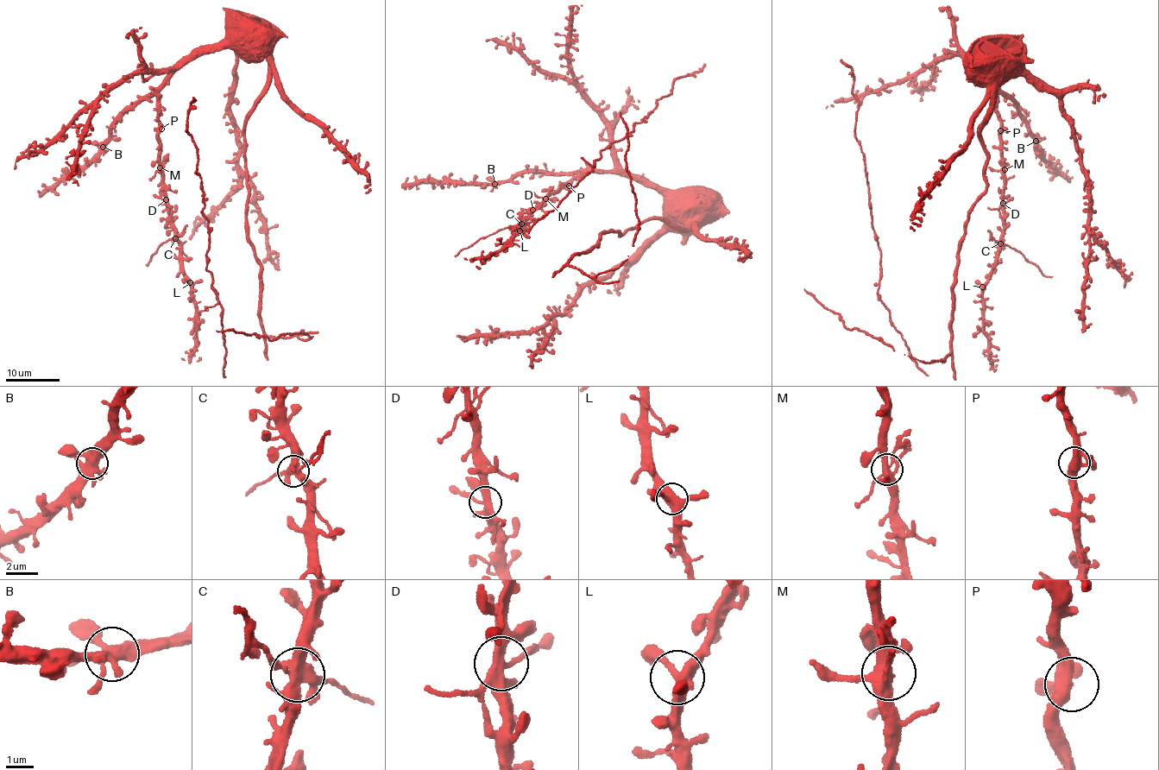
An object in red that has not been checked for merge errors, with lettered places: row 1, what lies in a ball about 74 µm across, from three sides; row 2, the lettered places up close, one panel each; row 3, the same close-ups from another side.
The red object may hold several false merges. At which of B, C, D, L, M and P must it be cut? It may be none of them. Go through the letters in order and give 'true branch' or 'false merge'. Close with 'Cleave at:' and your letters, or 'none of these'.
B: true branch
C: false merge
D: true branch
L: true branch
M: false merge
P: true branch
Cleave at: C, M

